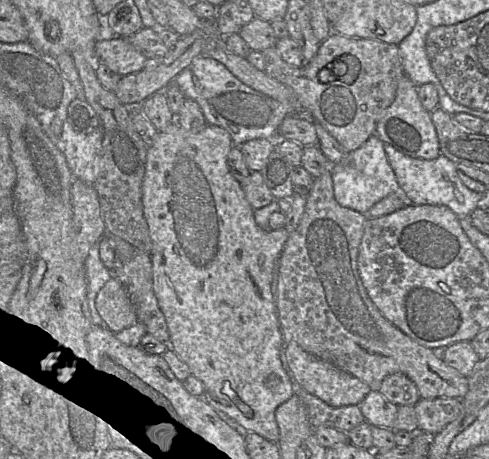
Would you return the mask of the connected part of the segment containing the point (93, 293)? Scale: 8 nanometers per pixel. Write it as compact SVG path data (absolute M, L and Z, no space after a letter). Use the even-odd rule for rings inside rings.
M98 245L90 250L85 261L85 276L87 280L87 301L92 323L95 328L105 328L96 309L96 297L104 285L112 278L112 272L103 265Z

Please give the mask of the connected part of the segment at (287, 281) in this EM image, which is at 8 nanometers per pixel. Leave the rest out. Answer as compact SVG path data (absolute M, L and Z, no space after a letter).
M330 170L313 180L313 186L306 197L299 224L288 236L278 259L275 303L284 346L289 342L296 343L309 354L363 381L371 391L378 391L388 375L402 373L415 383L420 398L462 399L468 391L467 377L436 357L432 349L420 345L392 325L368 297L357 269L366 215L341 207L336 202Z

